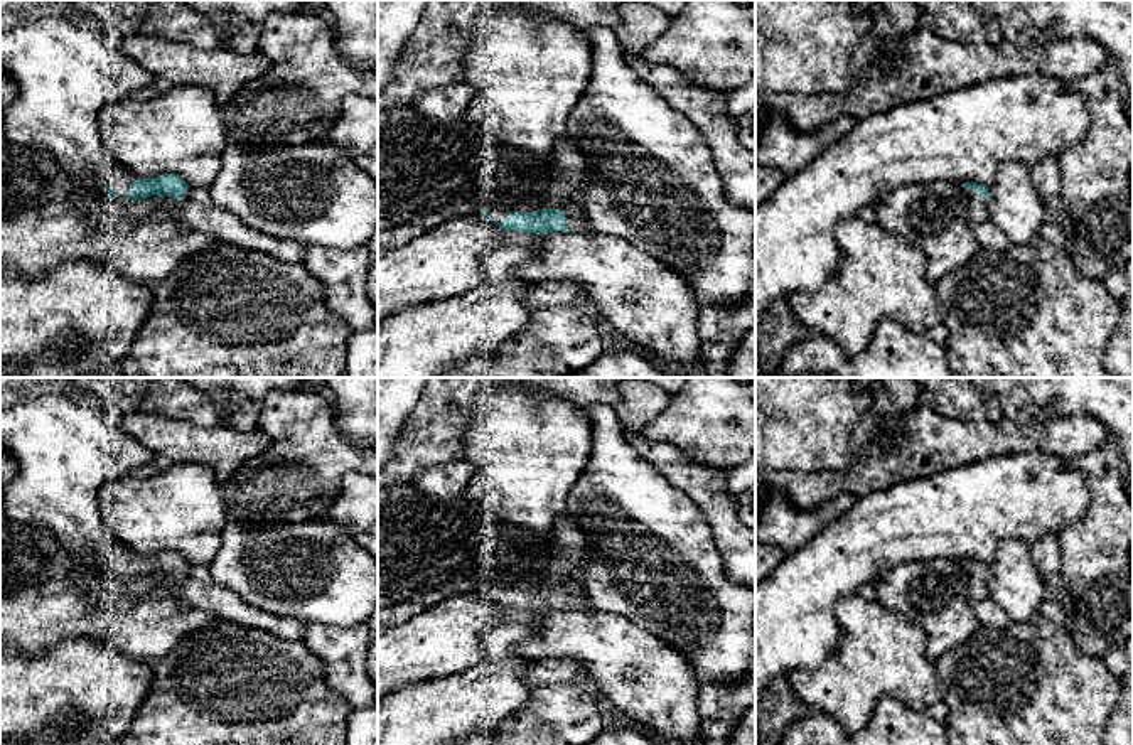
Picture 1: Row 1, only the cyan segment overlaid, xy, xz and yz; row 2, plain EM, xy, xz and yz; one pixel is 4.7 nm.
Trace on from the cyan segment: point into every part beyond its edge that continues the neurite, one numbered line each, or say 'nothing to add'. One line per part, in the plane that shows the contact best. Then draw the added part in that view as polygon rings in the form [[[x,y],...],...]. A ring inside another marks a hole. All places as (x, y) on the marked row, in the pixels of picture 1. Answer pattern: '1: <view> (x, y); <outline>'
1: xz (498, 214); [[[489,207],[487,214],[494,222],[502,222],[513,211],[504,209],[504,207]]]
2: yz (977, 203); [[[963,189],[968,206],[968,221],[971,226],[980,224],[990,217],[988,201],[983,194],[971,189]]]

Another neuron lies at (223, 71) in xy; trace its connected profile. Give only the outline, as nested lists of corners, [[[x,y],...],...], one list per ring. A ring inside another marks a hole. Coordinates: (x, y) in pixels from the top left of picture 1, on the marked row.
[[[158,35],[121,37],[118,46],[153,74],[160,89],[201,84],[214,94],[217,108],[226,106],[243,84],[266,74],[271,67],[270,59],[261,52],[201,49]]]

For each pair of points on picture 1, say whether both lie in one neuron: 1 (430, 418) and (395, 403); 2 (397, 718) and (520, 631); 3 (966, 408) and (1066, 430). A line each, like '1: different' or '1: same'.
1: different
2: same
3: different

